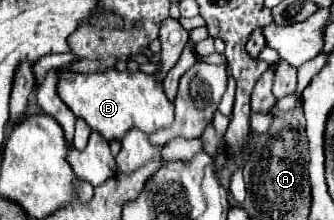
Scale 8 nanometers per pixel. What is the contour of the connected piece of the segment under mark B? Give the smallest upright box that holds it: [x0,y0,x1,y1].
[57,70,175,140]

